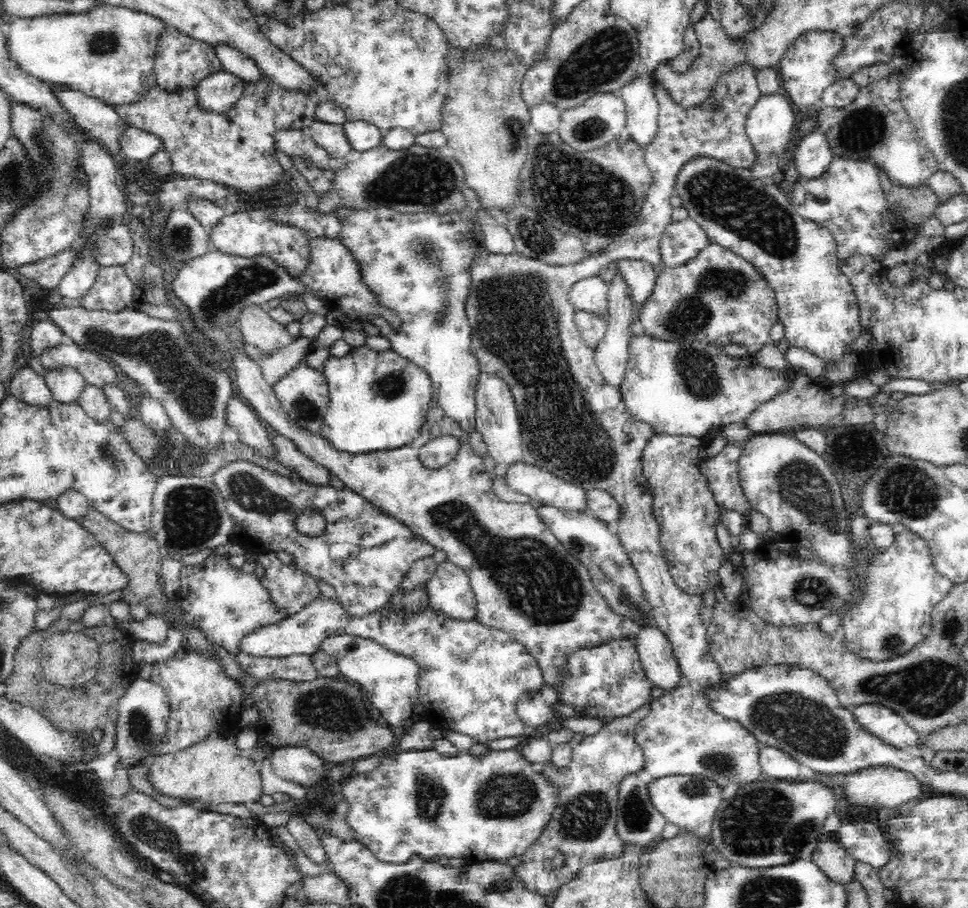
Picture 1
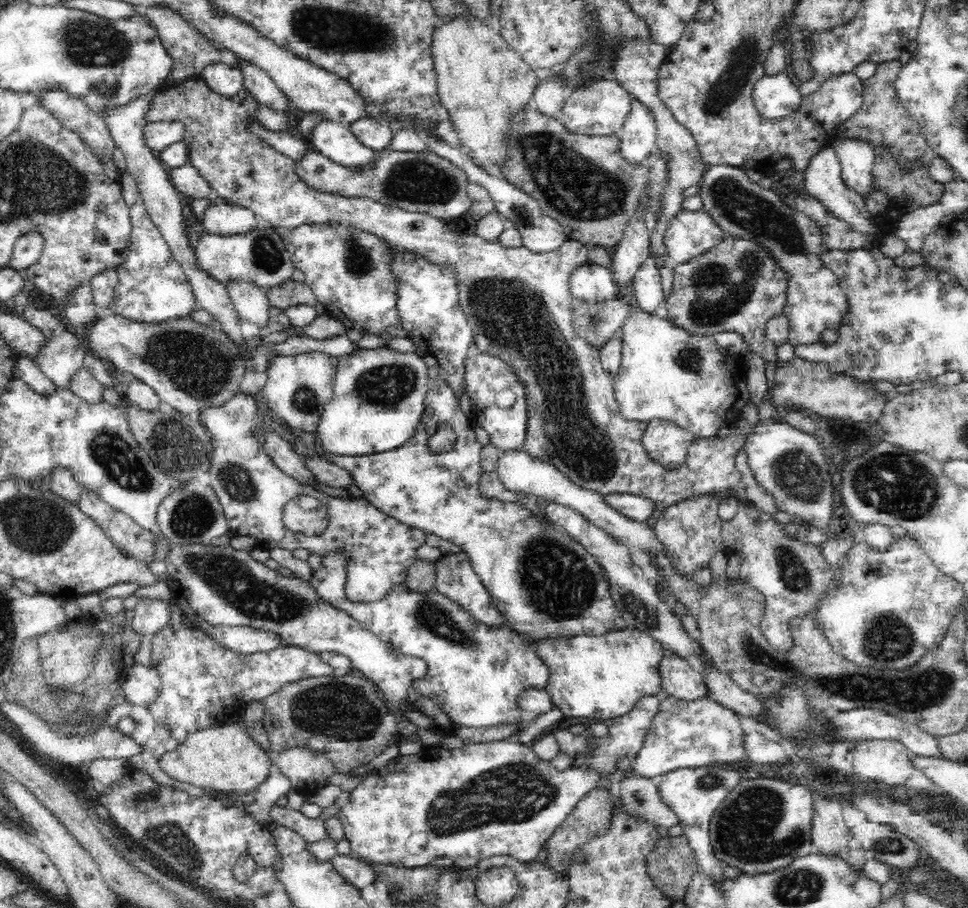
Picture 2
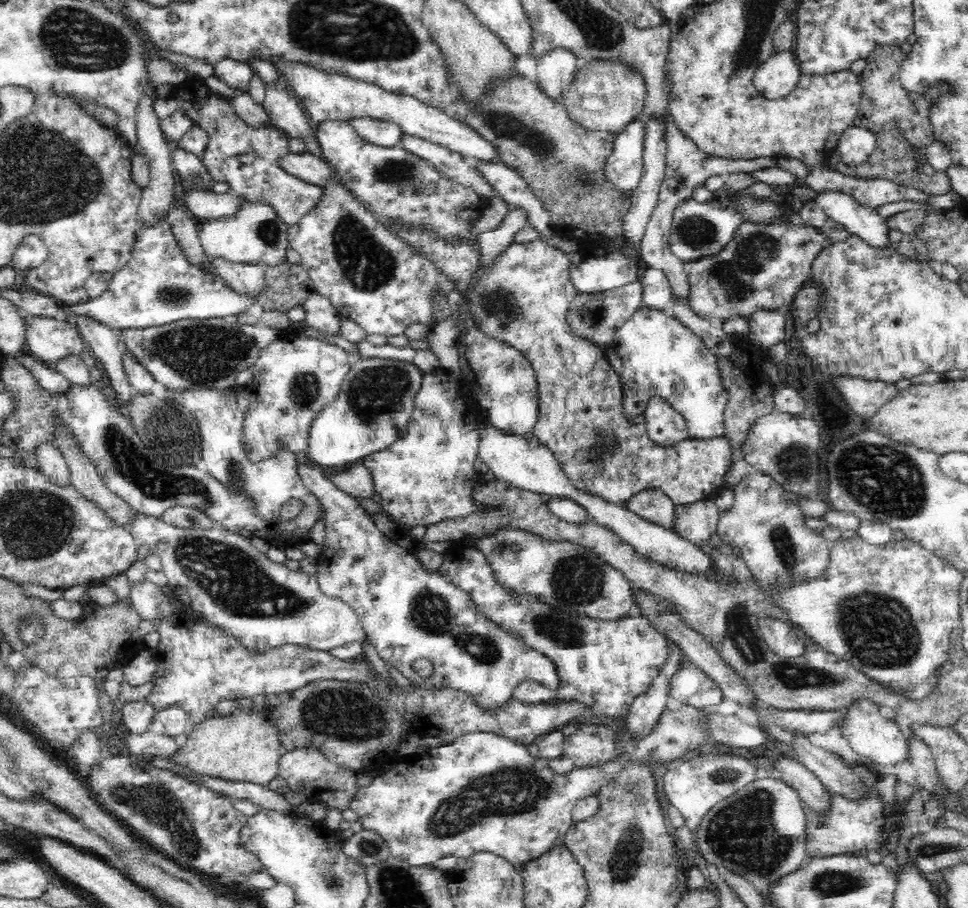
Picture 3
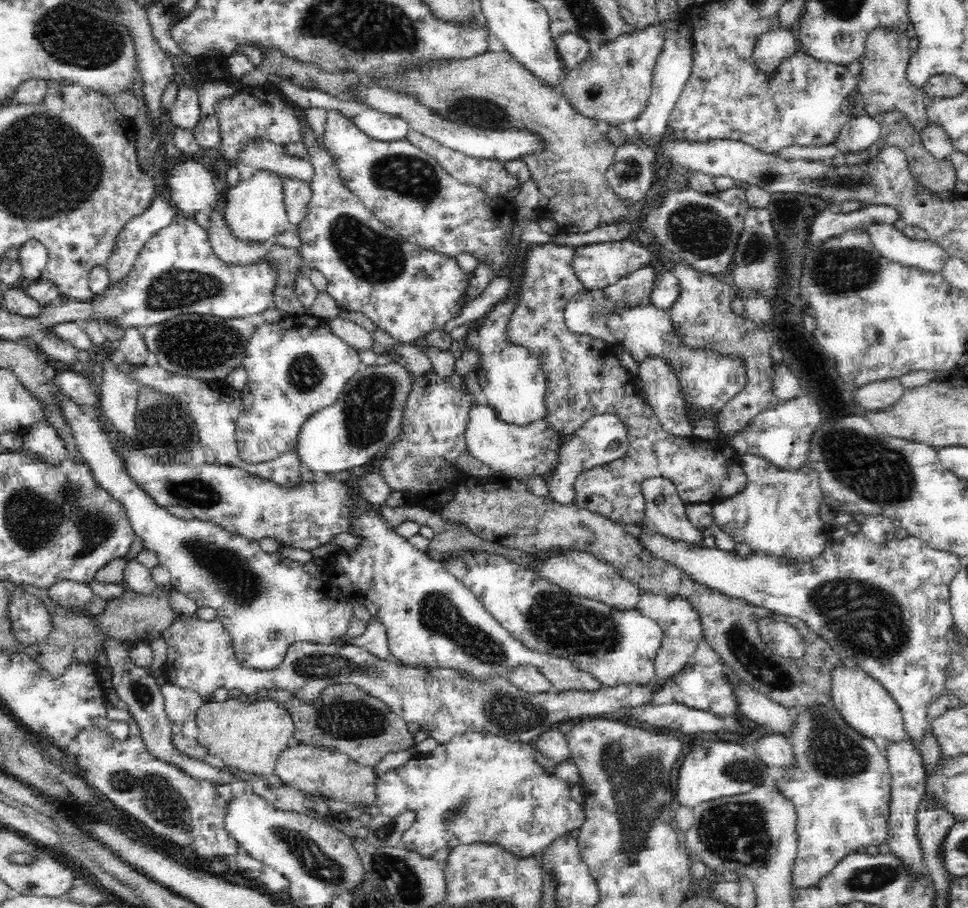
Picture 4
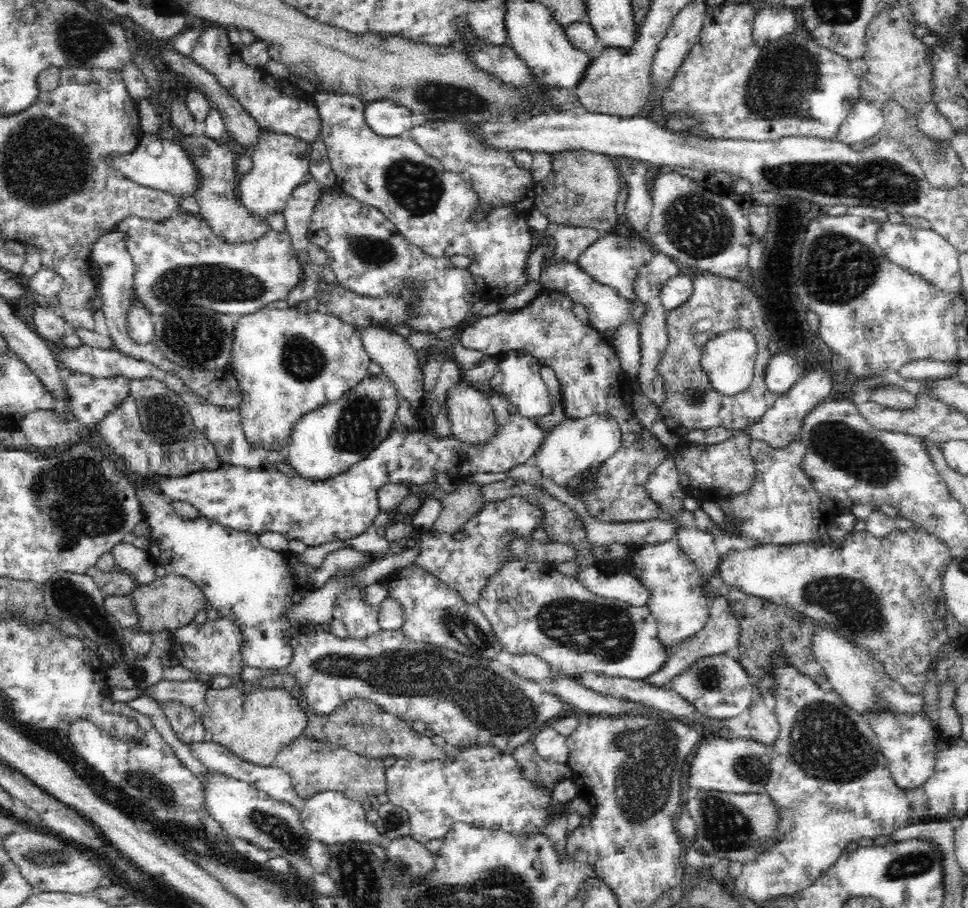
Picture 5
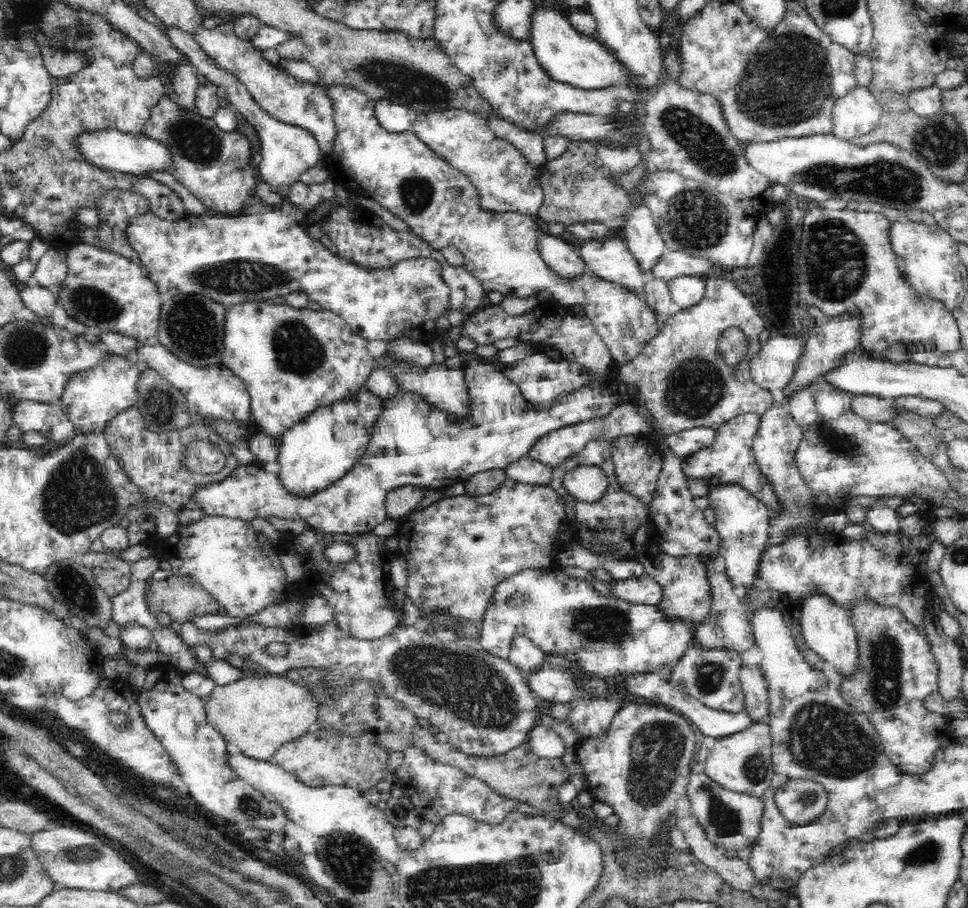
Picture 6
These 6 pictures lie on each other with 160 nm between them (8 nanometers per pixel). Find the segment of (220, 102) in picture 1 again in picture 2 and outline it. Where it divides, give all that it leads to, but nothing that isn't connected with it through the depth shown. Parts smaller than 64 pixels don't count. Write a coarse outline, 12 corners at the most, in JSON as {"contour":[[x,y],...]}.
{"contour":[[216,62],[200,77],[222,96],[232,98],[244,87],[237,66]]}

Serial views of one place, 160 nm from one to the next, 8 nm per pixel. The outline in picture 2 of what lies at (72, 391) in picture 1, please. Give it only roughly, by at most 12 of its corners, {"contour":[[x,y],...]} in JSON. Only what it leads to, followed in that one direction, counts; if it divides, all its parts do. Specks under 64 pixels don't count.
{"contour":[[67,329],[47,332],[35,358],[58,389],[83,368],[86,343]]}

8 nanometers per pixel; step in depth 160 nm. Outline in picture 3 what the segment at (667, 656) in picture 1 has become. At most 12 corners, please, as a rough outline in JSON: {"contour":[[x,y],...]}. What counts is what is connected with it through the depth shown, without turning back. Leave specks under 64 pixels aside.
{"contour":[[686,658],[669,696],[703,710],[720,704],[715,680]]}

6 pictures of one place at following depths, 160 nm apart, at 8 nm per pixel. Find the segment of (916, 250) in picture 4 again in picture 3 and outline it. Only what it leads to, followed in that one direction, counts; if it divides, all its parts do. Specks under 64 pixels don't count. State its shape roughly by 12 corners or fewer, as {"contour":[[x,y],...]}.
{"contour":[[840,191],[819,193],[825,216],[872,247],[893,247],[876,209]]}

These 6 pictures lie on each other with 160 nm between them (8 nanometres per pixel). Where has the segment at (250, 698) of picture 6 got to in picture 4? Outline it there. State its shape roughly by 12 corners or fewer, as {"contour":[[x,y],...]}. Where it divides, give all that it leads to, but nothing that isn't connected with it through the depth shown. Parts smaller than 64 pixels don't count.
{"contour":[[280,702],[197,710],[198,745],[226,769],[275,774],[293,743]]}

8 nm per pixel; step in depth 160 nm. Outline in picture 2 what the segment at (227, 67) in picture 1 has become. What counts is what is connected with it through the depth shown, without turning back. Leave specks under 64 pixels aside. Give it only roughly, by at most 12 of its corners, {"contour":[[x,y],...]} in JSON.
{"contour":[[238,61],[243,86],[280,114],[290,100],[267,72],[248,61]]}

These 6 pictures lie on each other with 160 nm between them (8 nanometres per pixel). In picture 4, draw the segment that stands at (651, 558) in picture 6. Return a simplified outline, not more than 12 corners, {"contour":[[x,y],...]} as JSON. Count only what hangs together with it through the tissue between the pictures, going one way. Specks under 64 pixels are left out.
{"contour":[[644,590],[637,609],[663,630],[657,688],[690,664],[704,638],[697,611],[679,594]]}

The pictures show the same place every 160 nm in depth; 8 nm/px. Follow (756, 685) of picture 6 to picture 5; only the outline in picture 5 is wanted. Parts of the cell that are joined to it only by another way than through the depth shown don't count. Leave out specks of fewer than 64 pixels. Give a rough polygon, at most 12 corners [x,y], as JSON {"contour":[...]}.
{"contour":[[762,696],[750,706],[749,738],[769,748],[780,733]]}

